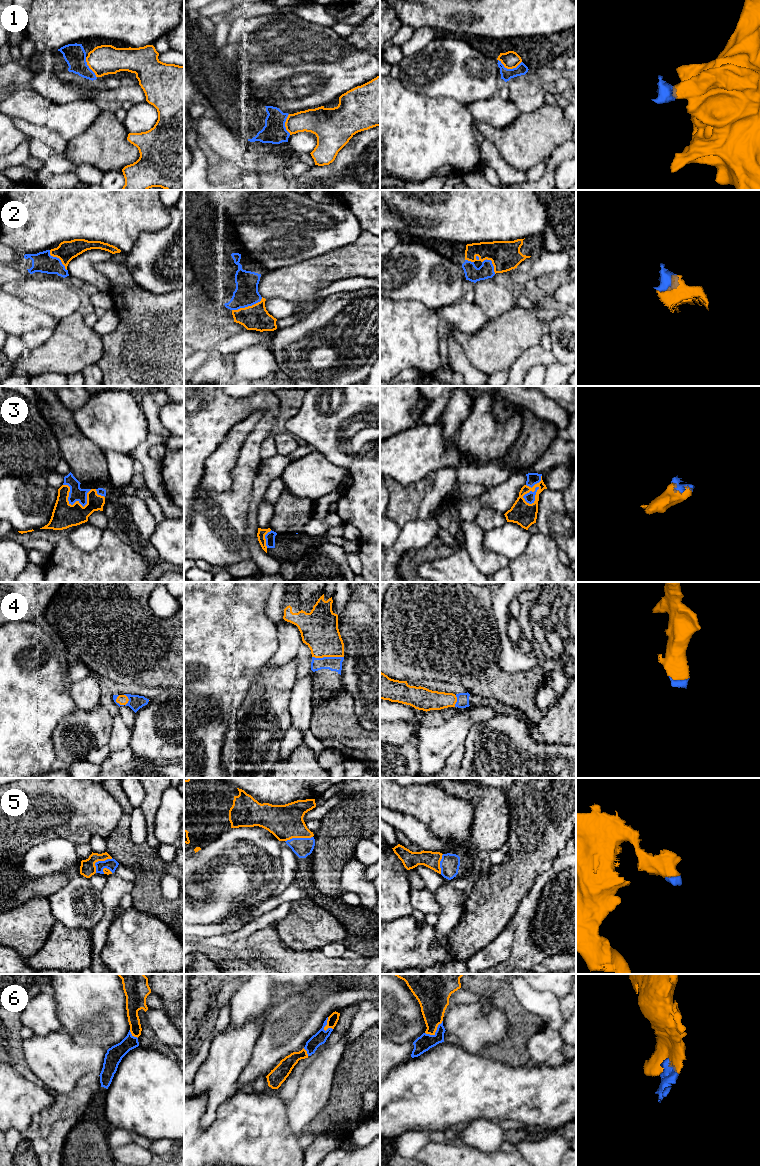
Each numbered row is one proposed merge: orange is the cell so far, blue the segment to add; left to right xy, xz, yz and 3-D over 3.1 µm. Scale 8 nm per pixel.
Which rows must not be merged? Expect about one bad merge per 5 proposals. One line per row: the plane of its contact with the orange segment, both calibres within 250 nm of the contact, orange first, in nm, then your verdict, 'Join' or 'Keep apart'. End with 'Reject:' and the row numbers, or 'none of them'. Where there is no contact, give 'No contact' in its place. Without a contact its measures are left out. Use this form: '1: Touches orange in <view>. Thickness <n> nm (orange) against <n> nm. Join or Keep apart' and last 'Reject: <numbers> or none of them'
1: Touches orange in yz. Thickness 140 nm (orange) against 100 nm. Keep apart
2: Touches orange in xz. Thickness 200 nm (orange) against 190 nm. Join
3: Touches orange in xy. Thickness 200 nm (orange) against 110 nm. Join
4: Touches orange in xz. Thickness 300 nm (orange) against 110 nm. Join
5: Touches orange in xz. Thickness 280 nm (orange) against 160 nm. Join
6: Touches orange in yz. Thickness 240 nm (orange) against 130 nm. Join
Reject: 1

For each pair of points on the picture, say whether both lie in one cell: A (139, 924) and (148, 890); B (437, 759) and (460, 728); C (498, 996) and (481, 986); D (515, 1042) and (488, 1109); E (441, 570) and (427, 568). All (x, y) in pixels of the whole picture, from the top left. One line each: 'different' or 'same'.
A: different
B: same
C: same
D: different
E: same

